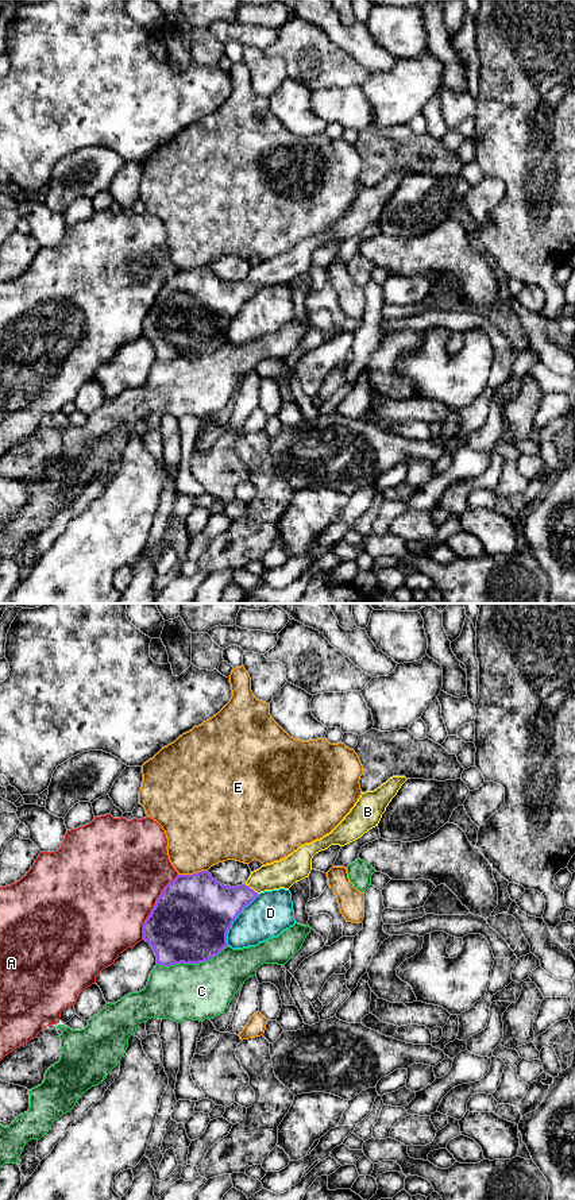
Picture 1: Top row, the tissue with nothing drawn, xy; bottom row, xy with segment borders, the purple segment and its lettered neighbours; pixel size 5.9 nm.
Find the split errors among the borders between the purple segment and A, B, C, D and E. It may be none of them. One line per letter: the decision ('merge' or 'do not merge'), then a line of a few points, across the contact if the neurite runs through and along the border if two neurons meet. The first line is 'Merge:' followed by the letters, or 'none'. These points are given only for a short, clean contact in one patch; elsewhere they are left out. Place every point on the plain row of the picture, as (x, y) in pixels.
Merge: B
A: do not merge
B: merge | xy (213, 301), (235, 294), (251, 284), (262, 274), (284, 269)
C: do not merge
D: do not merge
E: do not merge

